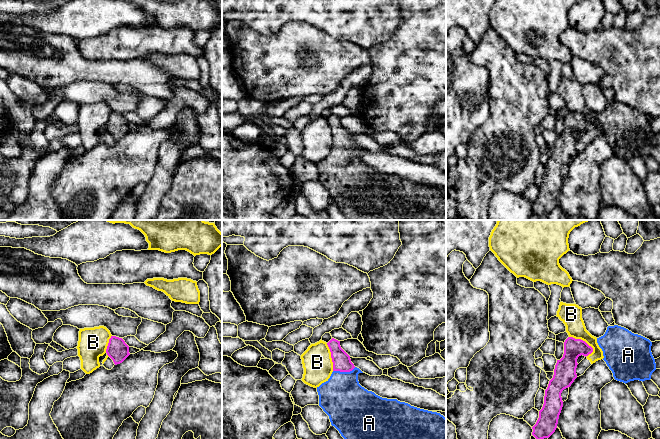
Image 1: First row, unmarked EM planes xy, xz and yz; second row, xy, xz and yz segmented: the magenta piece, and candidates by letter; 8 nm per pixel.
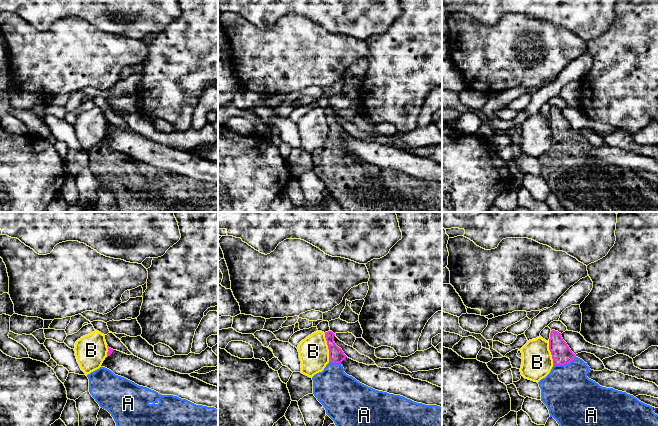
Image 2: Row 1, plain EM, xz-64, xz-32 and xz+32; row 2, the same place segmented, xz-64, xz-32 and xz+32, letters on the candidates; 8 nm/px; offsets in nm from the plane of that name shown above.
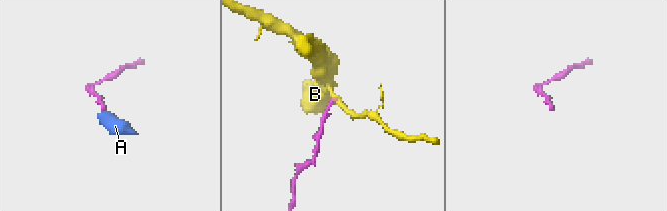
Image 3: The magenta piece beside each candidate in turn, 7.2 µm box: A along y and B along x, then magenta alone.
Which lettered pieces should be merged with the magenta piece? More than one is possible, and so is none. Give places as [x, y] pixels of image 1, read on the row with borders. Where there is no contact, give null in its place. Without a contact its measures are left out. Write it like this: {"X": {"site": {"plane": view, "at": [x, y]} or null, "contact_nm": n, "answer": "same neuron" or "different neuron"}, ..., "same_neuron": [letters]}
{"A": {"site": {"plane": "xz", "at": [344, 371]}, "contact_nm": 190, "answer": "same neuron"}, "B": {"site": {"plane": "yz", "at": [582, 340]}, "contact_nm": 240, "answer": "different neuron"}, "same_neuron": ["A"]}

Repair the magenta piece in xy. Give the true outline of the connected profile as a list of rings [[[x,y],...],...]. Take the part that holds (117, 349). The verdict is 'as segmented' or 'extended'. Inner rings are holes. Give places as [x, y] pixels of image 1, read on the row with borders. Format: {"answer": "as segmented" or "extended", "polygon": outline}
{"answer": "as segmented", "polygon": [[[116,336],[109,339],[106,353],[115,365],[122,363],[130,355],[129,346],[122,338]]]}

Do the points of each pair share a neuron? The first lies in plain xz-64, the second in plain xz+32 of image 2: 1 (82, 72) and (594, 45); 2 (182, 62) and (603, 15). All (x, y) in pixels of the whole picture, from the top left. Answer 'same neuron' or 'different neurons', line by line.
1: different neurons
2: different neurons

